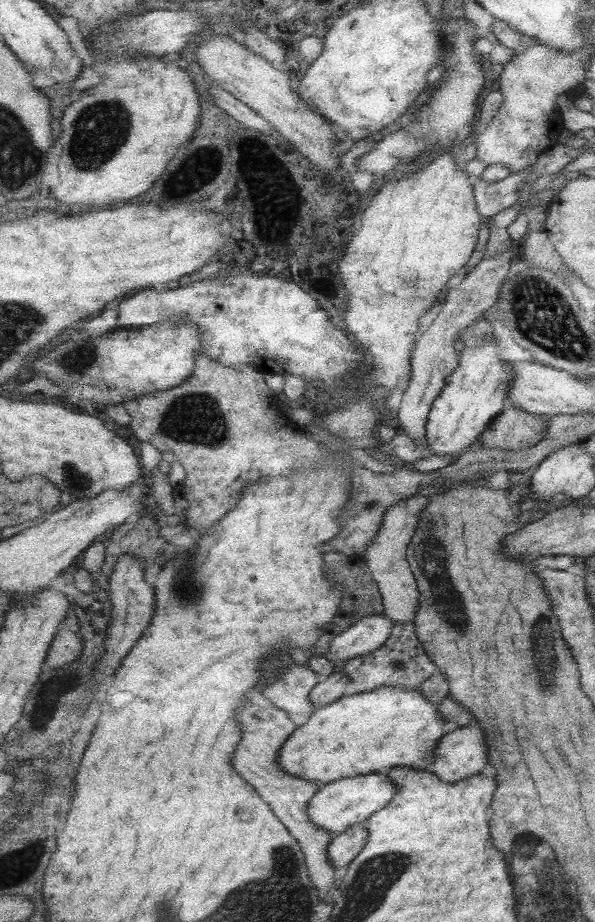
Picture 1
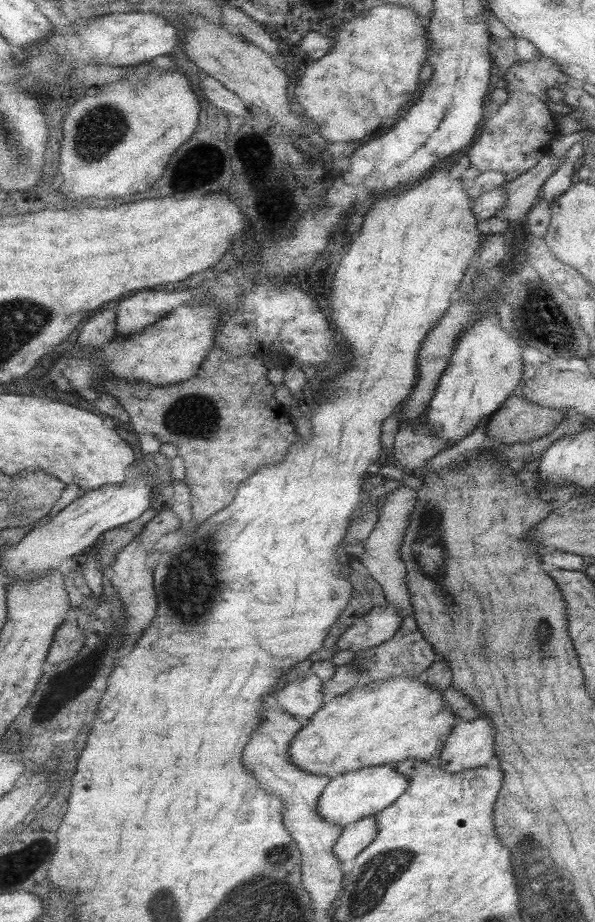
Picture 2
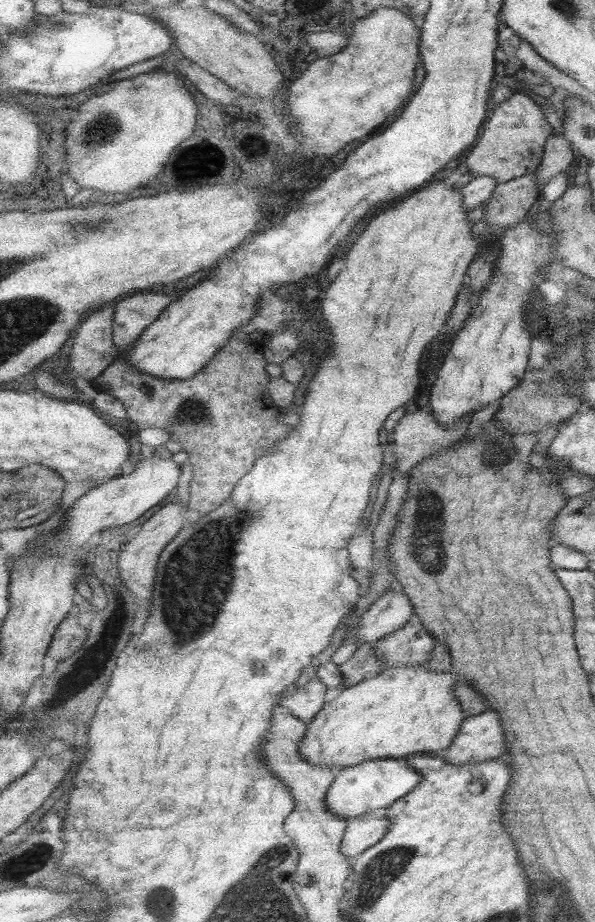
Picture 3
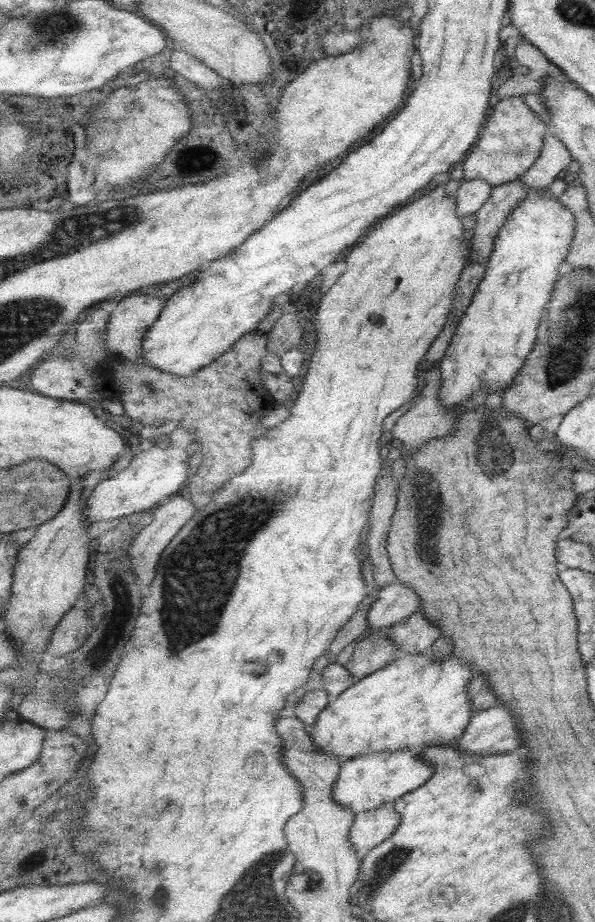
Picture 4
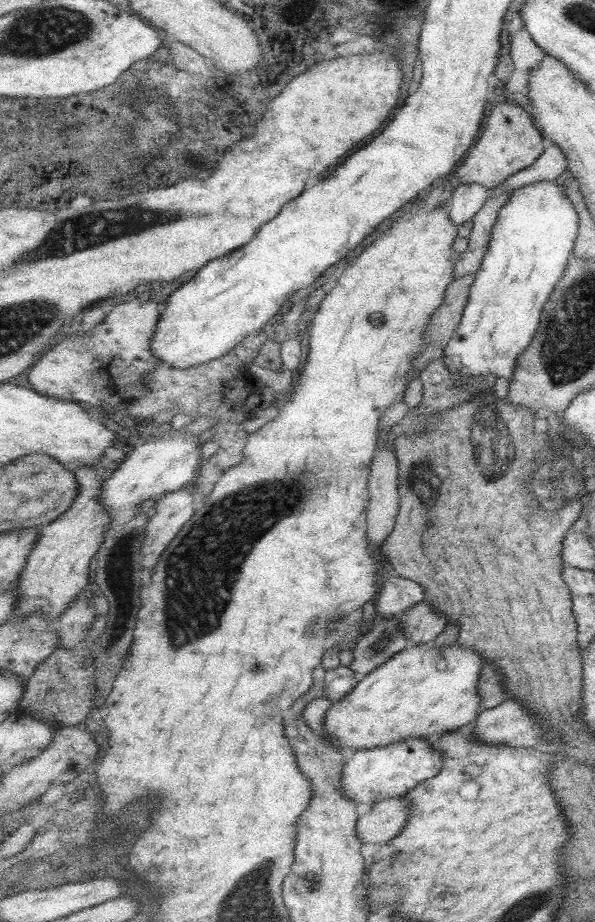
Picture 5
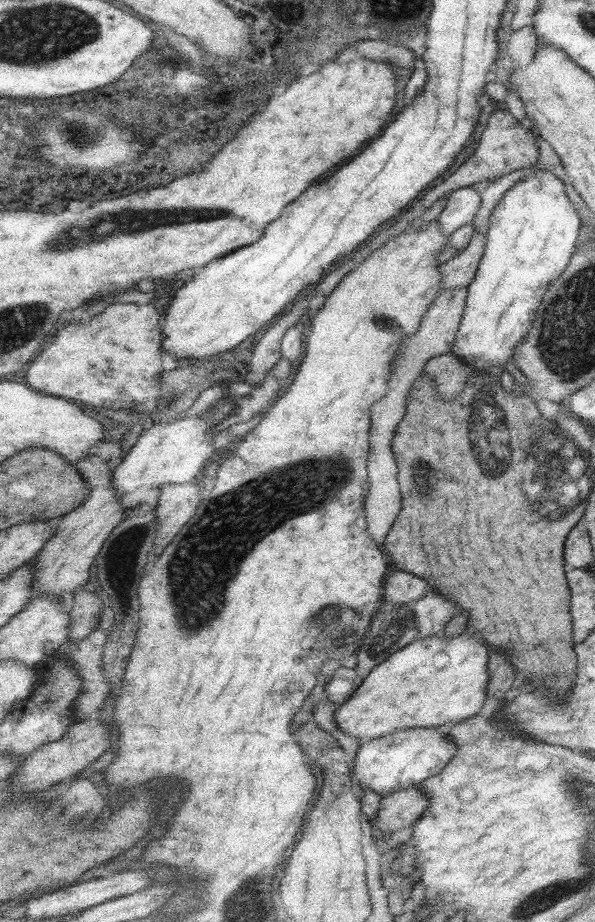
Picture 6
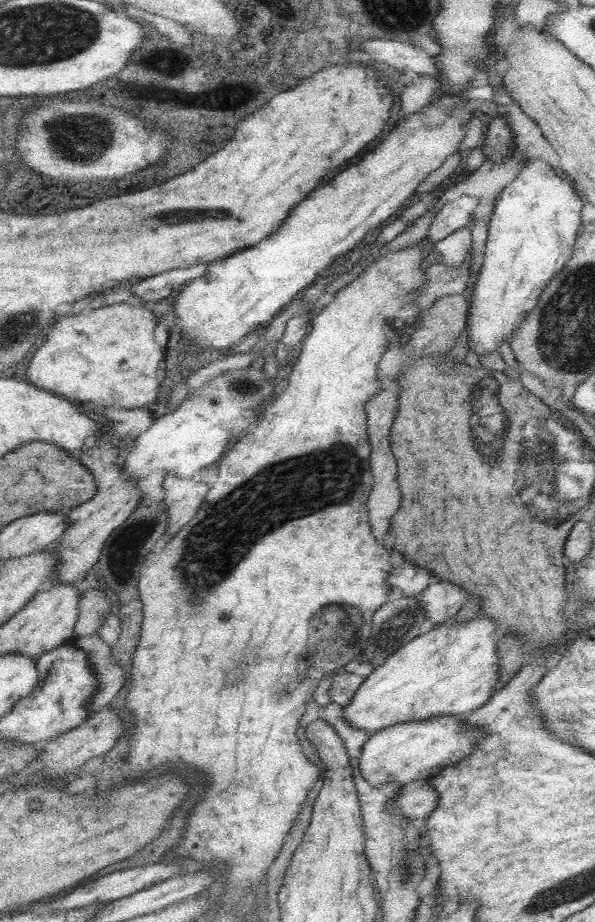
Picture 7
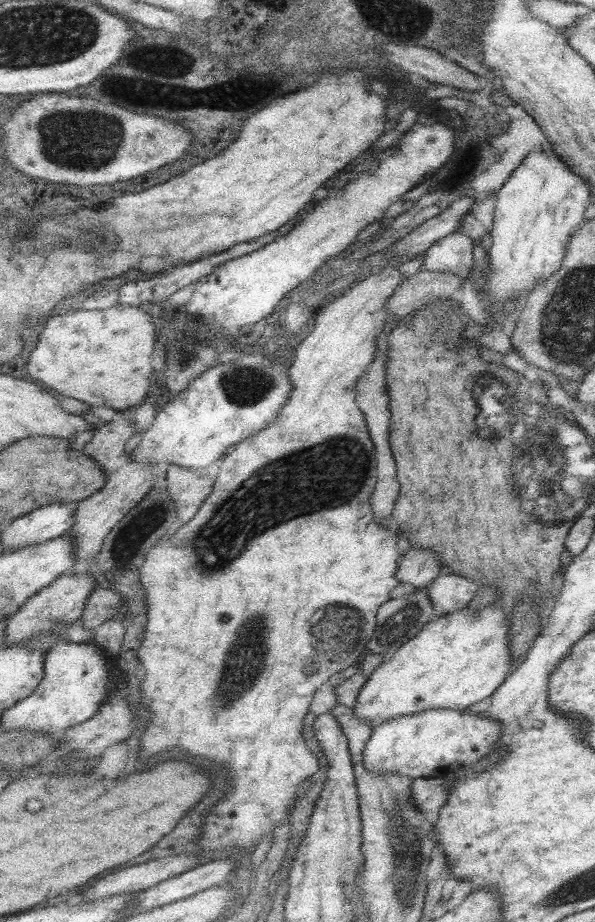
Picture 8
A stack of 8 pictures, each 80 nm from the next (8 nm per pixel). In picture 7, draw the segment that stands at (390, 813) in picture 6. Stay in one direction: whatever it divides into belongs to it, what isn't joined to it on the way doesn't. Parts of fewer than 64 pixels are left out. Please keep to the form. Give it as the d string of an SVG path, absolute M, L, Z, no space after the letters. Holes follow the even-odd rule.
M428 779L411 782L390 802L390 812L414 820L416 827L425 826L439 799L439 793Z

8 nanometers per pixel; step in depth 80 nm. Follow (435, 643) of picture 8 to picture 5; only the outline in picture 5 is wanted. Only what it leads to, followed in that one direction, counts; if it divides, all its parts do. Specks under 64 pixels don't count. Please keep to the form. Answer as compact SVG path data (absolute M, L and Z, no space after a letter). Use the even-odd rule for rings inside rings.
M457 641L449 647L435 647L432 643L426 643L423 645L415 645L398 652L384 665L376 668L368 675L361 677L359 684L356 684L349 694L346 694L341 700L333 702L333 706L326 714L326 731L323 732L323 735L329 739L333 739L335 745L339 747L341 751L350 754L352 751L365 748L383 748L384 746L389 746L400 740L409 740L411 738L424 738L425 740L430 740L430 742L434 743L438 739L438 736L443 736L446 732L455 732L462 727L468 728L472 726L478 718L482 708L482 696L479 696L478 684L483 667L485 666L485 658L474 650L474 648L463 648L462 646L463 645L459 644Z

